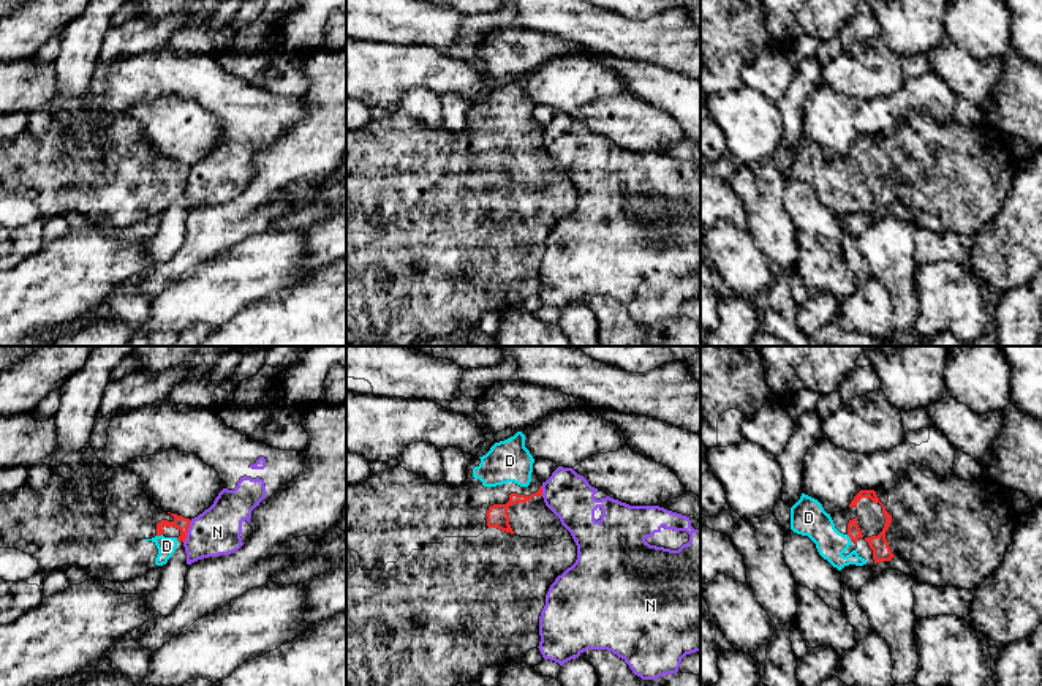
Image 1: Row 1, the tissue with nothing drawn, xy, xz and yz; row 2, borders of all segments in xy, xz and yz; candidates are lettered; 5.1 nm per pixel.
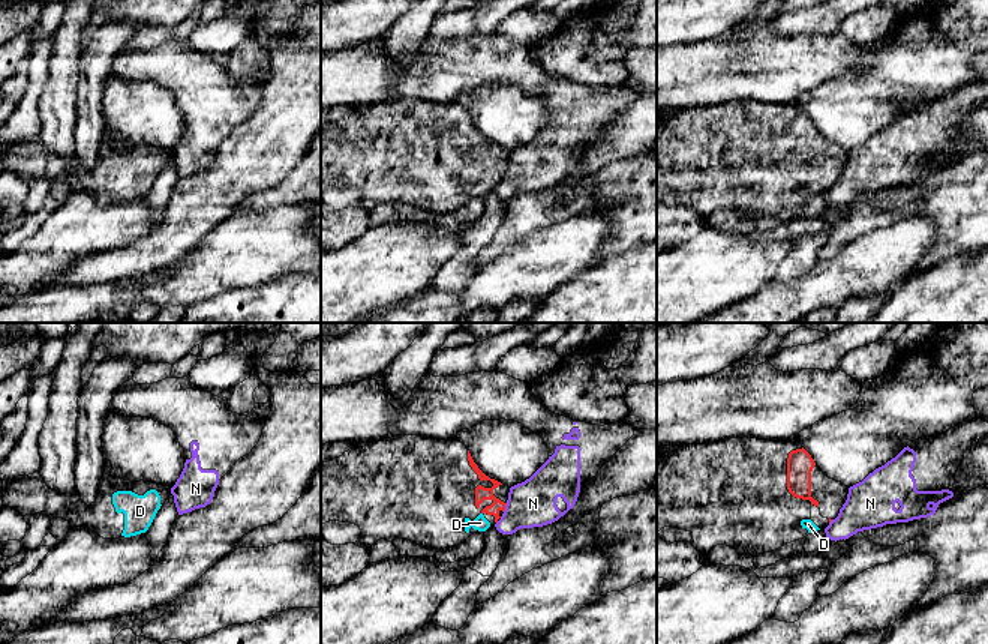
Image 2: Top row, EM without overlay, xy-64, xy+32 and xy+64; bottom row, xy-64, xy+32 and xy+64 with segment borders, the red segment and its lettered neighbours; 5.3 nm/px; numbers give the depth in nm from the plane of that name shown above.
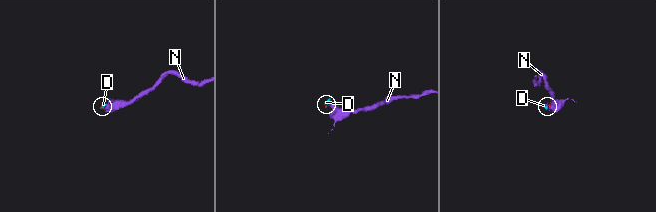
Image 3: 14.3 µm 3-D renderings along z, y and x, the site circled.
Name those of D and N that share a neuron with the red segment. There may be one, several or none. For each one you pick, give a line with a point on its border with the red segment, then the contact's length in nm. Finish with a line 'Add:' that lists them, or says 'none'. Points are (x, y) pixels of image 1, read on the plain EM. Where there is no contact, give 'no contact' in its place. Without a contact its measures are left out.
D: meets red in xy at (158, 180); contact 40 nm long
Add: D

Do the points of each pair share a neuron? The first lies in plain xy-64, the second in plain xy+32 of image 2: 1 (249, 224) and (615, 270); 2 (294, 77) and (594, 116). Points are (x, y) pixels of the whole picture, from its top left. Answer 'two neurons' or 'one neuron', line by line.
1: two neurons
2: two neurons

